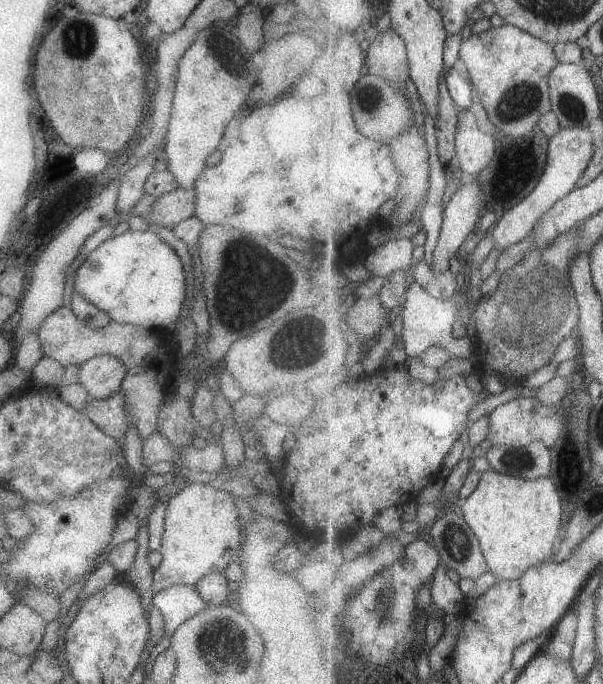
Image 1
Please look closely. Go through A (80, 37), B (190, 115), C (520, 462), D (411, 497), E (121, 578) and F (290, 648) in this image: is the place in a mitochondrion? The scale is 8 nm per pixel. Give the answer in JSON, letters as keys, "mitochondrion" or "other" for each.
{"A":"mitochondrion","B":"other","C":"mitochondrion","D":"other","E":"other","F":"other"}

